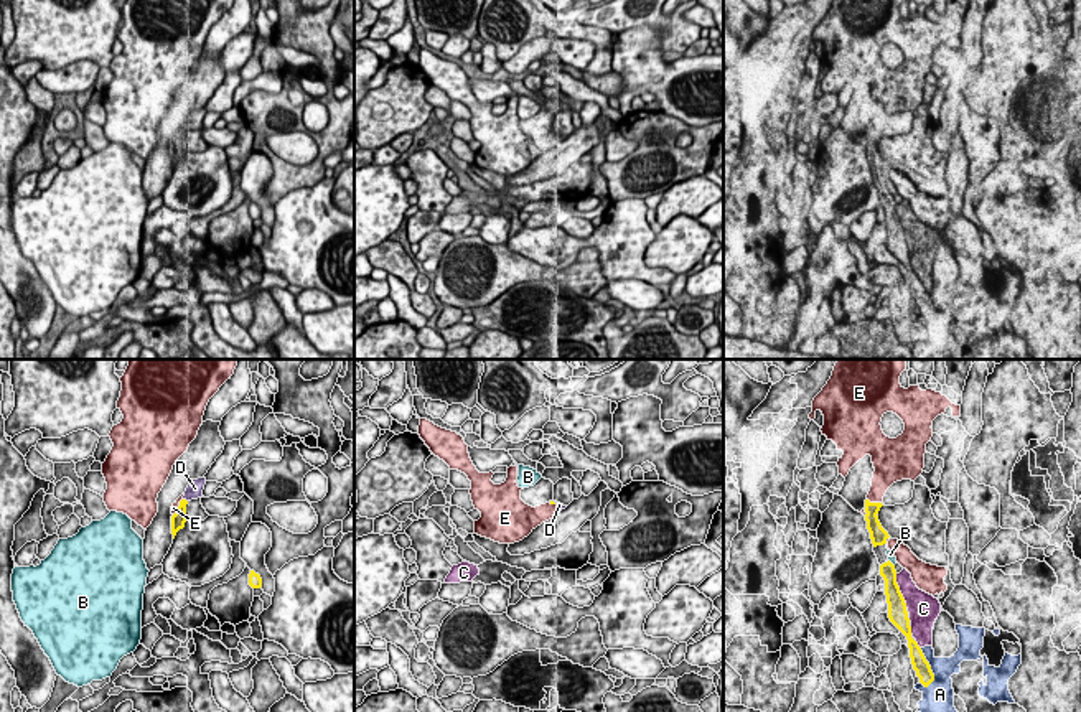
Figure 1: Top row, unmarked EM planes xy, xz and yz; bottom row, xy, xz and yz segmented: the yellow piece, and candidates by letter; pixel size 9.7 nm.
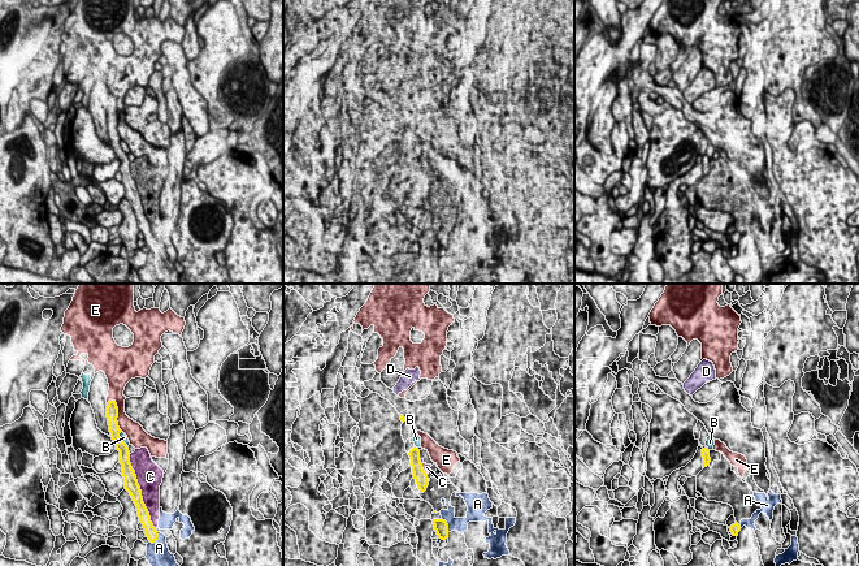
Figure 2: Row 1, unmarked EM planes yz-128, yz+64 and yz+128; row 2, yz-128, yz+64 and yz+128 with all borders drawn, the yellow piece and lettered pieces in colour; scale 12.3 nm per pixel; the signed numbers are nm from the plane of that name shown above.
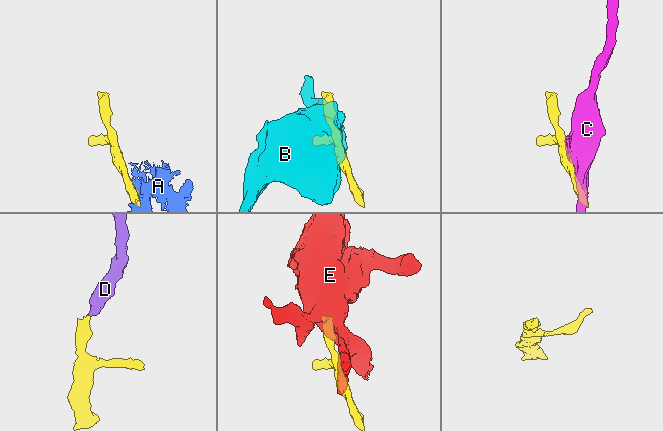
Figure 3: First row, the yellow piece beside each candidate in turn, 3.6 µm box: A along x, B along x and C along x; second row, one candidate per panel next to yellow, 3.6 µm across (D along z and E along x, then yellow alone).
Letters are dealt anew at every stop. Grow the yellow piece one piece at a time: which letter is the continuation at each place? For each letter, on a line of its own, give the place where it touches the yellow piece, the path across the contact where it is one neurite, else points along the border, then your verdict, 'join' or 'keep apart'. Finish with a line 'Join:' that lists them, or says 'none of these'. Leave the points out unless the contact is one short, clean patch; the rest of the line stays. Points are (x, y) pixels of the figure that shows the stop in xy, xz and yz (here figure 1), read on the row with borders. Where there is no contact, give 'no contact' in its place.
A: meets yellow in yz at (930, 668); join
B: meets yellow in yz at (890, 562); keep apart
C: meets yellow in yz at (898, 587); keep apart
D: meets yellow in xy at (185, 500); join
E: meets yellow in yz at (875, 503); keep apart
Join: A, D

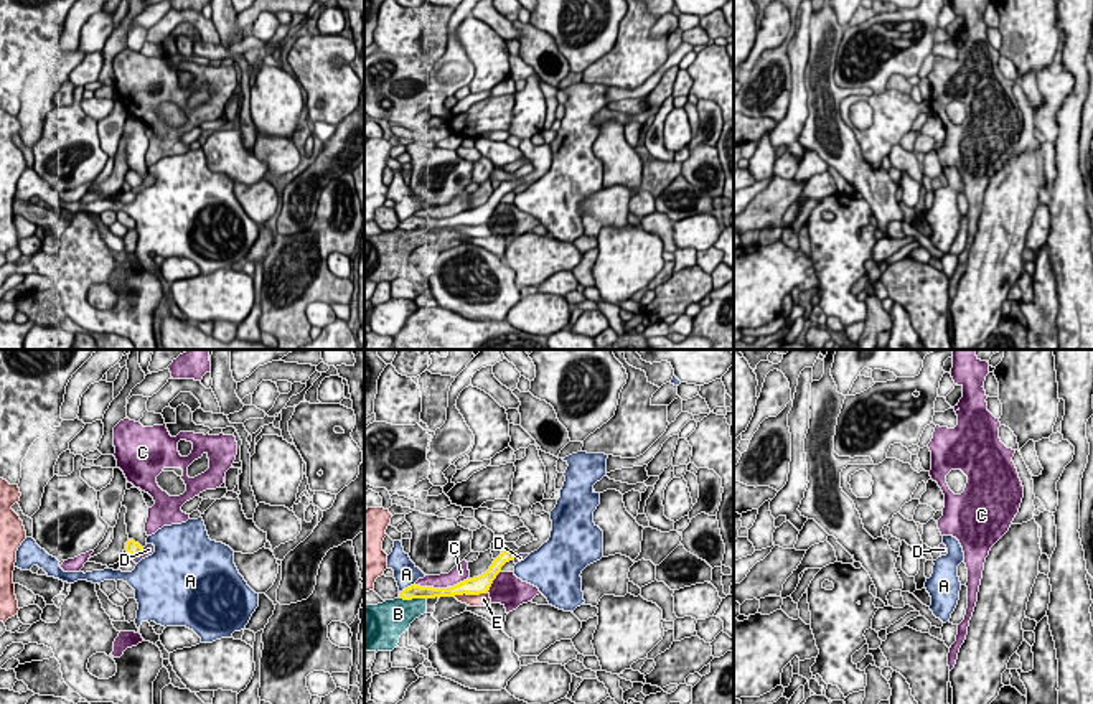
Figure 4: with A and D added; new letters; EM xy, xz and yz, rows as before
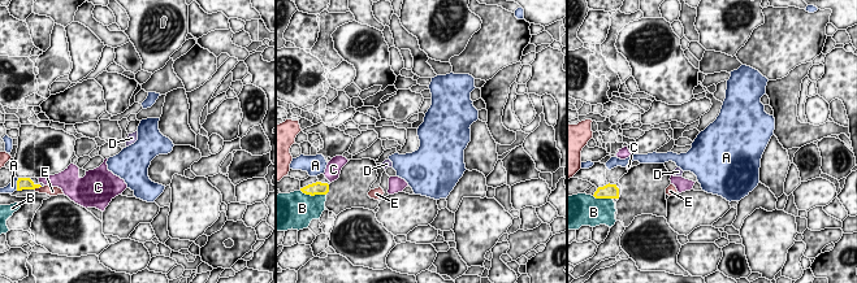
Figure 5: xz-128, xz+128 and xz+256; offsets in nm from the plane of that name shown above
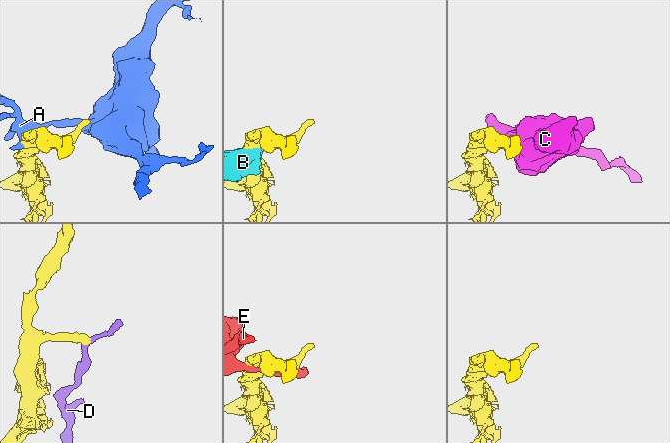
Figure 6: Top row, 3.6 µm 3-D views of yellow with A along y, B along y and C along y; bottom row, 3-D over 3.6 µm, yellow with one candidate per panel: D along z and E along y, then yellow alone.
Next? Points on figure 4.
A: meets yellow in xz at (408, 587); keep apart
B: meets yellow in xz at (412, 597); keep apart
C: meets yellow in xz at (431, 587); keep apart
D: meets yellow in xy at (139, 554); border along xy (144, 548), (132, 558); keep apart
E: meets yellow in xz at (470, 594); keep apart
Join: none of these

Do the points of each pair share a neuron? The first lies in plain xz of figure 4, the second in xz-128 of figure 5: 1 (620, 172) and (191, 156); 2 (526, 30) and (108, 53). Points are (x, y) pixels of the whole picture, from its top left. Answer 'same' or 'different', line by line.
1: different
2: different

